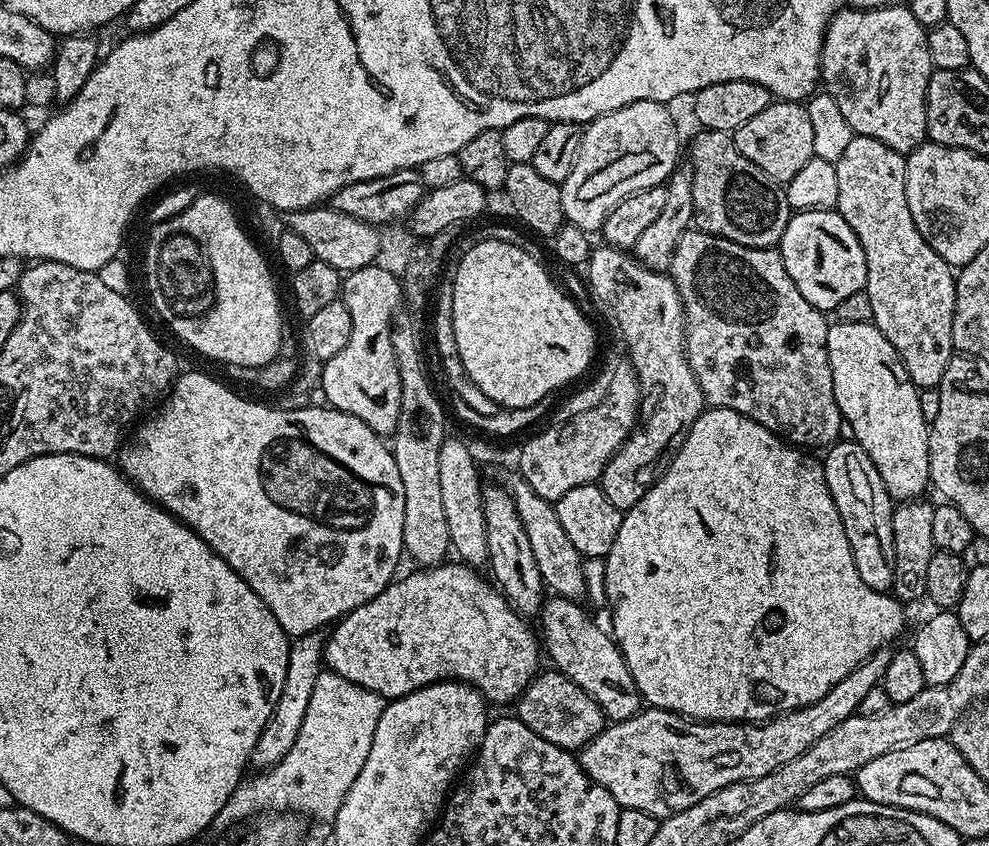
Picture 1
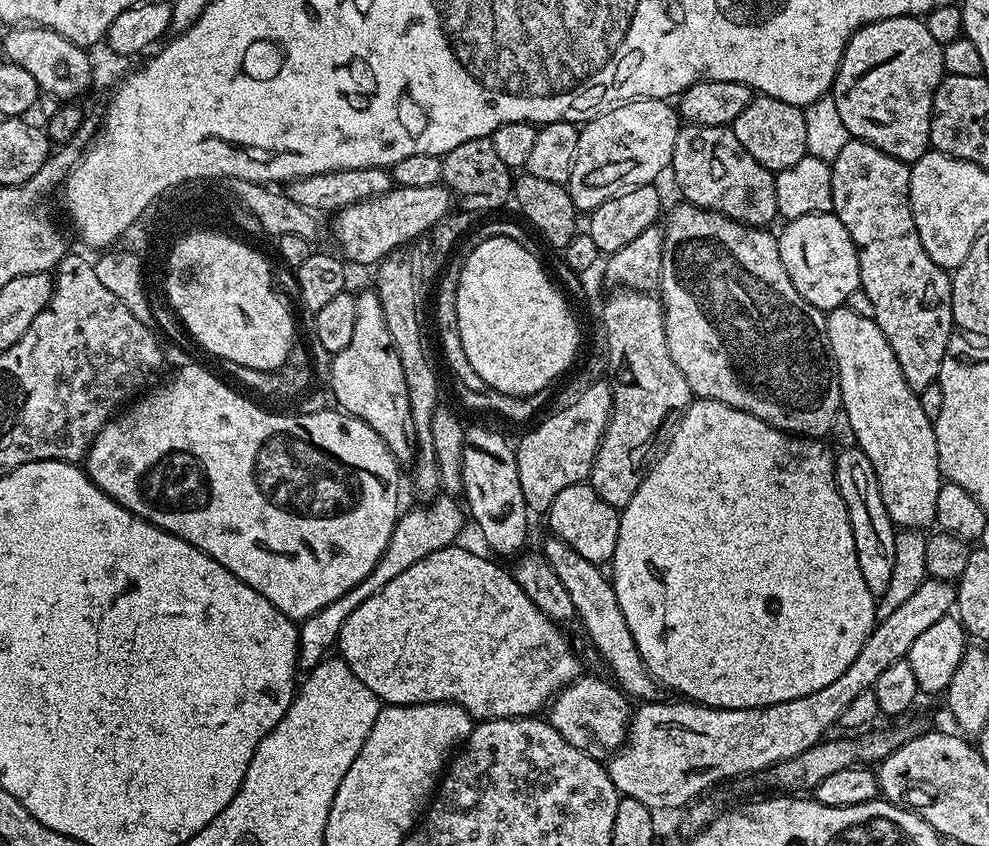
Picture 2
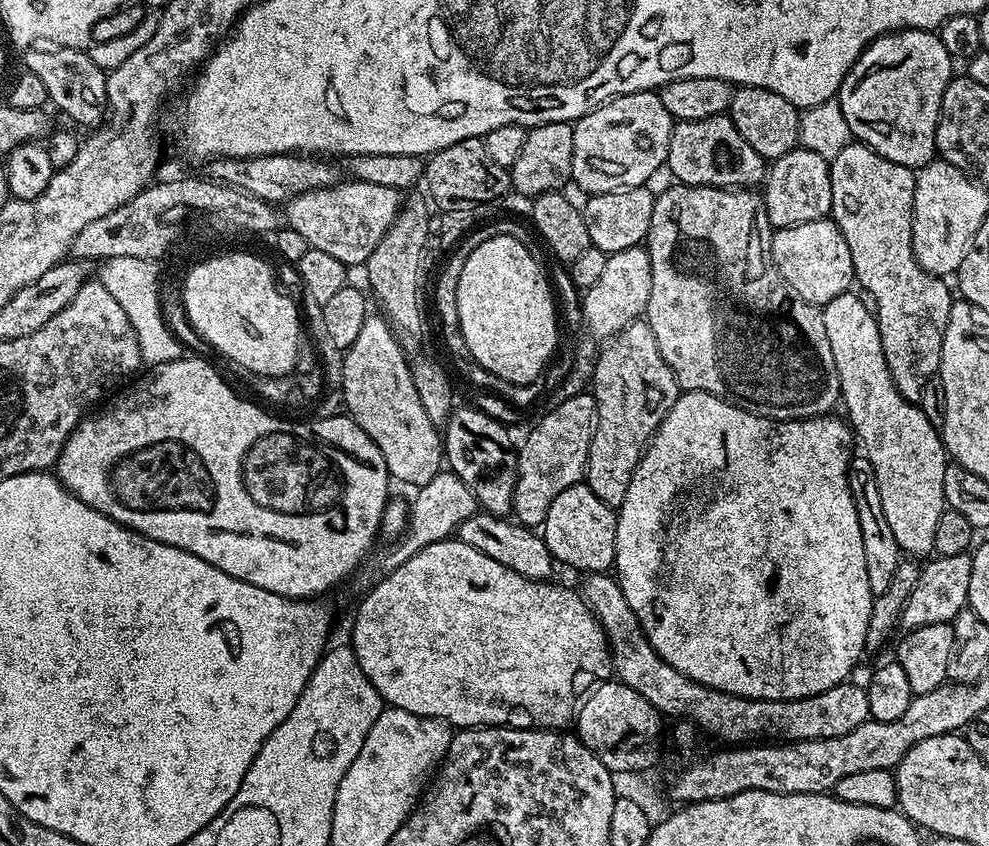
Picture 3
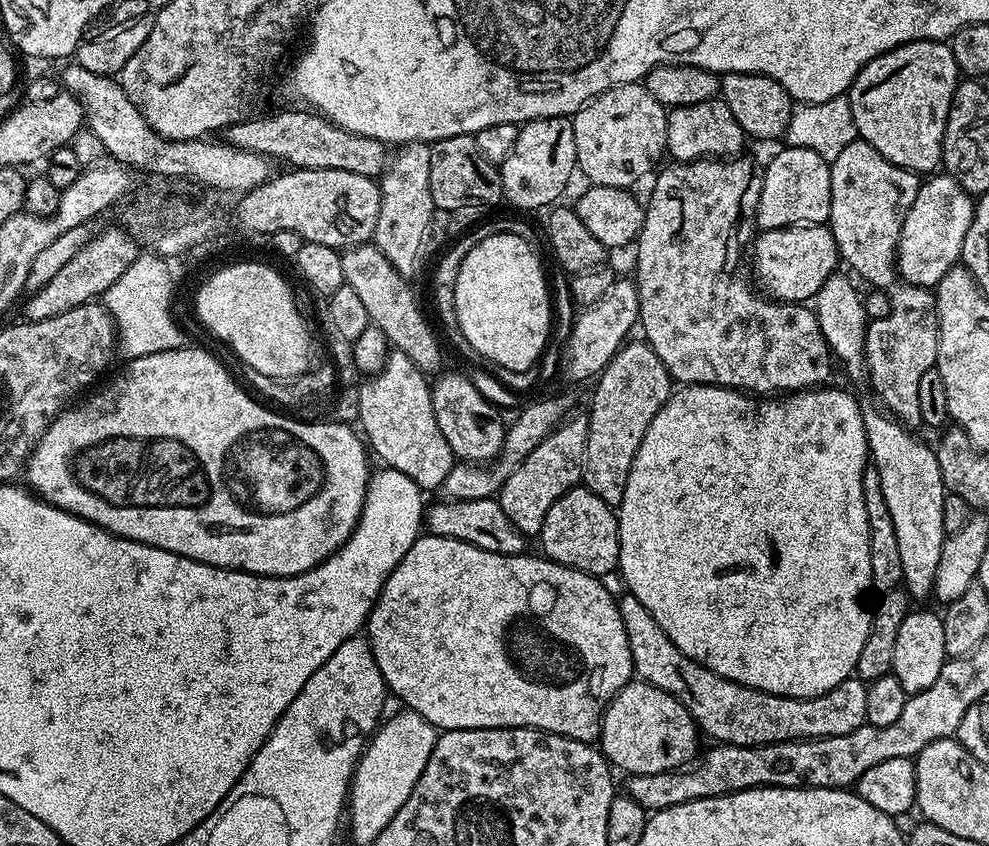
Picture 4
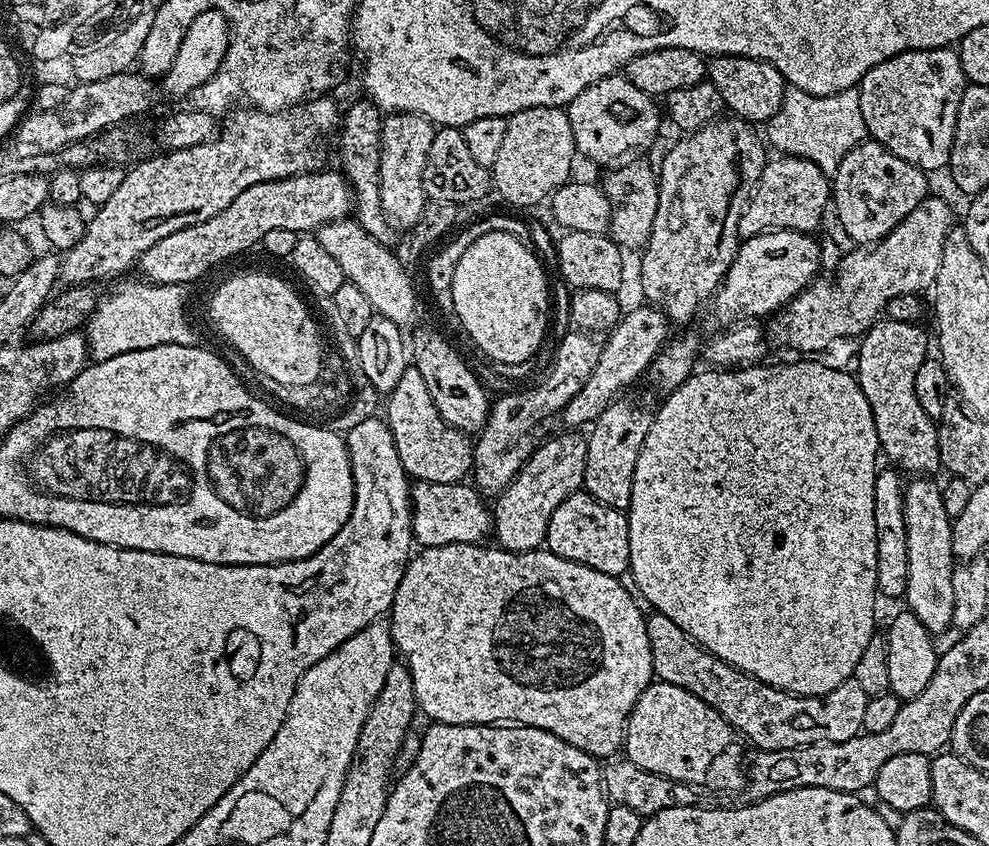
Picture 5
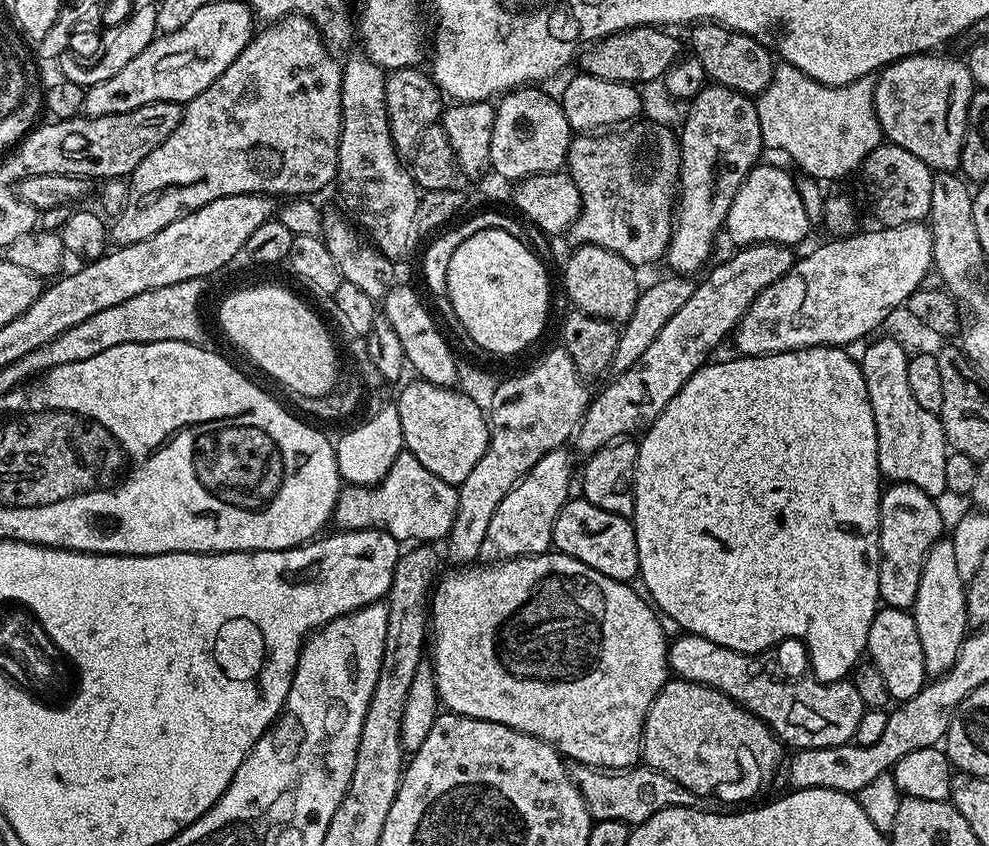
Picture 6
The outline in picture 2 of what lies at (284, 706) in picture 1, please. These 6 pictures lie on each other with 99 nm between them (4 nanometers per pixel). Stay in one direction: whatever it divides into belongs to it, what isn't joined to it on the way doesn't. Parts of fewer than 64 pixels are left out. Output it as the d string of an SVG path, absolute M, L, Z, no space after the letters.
M437 494L427 502L420 502L417 508L412 508L409 512L407 509L397 519L394 530L390 534L390 542L386 546L382 558L378 558L374 570L370 570L370 574L366 574L366 578L362 578L362 582L358 582L358 586L346 590L346 594L342 594L342 598L334 598L334 602L330 602L330 606L322 606L322 610L310 614L310 618L299 621L296 663L301 669L310 670L314 666L318 666L320 661L331 653L328 651L331 648L333 651L337 647L342 622L346 622L346 618L350 618L350 614L354 614L354 610L358 610L358 606L362 606L362 602L366 602L366 598L370 598L378 590L382 590L382 586L386 586L386 582L398 578L398 574L402 574L402 570L410 570L410 566L414 566L414 562L422 562L422 558L426 558L426 554L434 554L434 550L453 547L459 541L456 539L459 538L460 531L464 528L464 520L466 524L466 516L461 509L461 513L456 509L456 504L452 500L455 499L451 495Z

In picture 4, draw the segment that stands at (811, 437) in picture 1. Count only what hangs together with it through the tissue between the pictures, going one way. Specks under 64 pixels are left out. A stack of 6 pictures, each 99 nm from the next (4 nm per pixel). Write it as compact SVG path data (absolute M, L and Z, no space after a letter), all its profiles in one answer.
M740 154L735 158L692 160L688 164L672 162L669 163L669 168L657 178L656 185L652 188L652 197L646 200L642 230L634 241L634 249L636 248L634 283L640 295L638 324L641 329L644 327L643 339L652 347L654 354L658 354L662 366L666 366L668 375L677 385L716 384L720 388L734 388L745 394L787 394L815 390L831 381L828 379L832 376L832 364L834 365L832 350L828 347L826 338L820 333L815 311L800 302L771 299L761 294L755 287L752 289L748 284L736 284L736 267L739 266L740 259L744 256L744 247L747 244L749 247L754 236L758 198L762 194L762 182L764 181L761 165L756 165L750 157L744 155Z

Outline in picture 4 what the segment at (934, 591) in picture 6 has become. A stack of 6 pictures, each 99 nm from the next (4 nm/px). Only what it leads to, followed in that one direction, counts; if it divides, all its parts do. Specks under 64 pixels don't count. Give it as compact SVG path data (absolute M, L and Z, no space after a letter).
M879 411L864 412L866 442L870 463L878 470L878 478L882 478L886 510L890 510L894 535L898 537L904 575L902 584L913 601L929 599L934 570L938 570L938 558L942 558L946 539L942 526L942 506L946 495L942 470L938 470L936 449L931 443L923 444L915 431L905 428L887 411Z

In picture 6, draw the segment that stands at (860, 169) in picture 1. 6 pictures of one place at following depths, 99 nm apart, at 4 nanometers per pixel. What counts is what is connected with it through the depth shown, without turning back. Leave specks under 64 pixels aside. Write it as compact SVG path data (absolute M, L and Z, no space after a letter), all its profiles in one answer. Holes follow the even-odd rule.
M883 142L864 158L863 172L864 184L872 195L872 204L880 222L888 226L903 226L927 217L934 172L926 162L922 162L922 158L914 158L914 154L910 154L910 150L902 150L902 146ZM879 339L871 341L873 344L865 350L864 357L862 355L859 357L858 363L866 382L866 394L870 394L870 410L874 410L880 475L885 481L918 486L918 490L922 490L926 495L940 498L940 495L945 495L948 492L946 458L950 451L950 445L944 436L944 427L939 415L930 410L922 410L922 406L918 406L918 401L910 391L910 382L906 375L910 353L896 340Z

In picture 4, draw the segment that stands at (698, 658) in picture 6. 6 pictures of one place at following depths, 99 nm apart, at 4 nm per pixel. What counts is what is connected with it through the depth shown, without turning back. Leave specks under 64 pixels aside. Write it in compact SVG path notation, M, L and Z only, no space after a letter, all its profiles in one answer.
M630 594L619 597L620 613L622 614L622 626L626 626L626 638L630 642L630 654L632 655L632 671L645 684L652 684L658 690L666 690L690 714L696 719L696 725L705 737L713 736L713 741L720 744L741 744L753 748L755 744L780 744L784 740L820 740L824 736L845 736L854 730L858 730L866 723L866 684L859 678L843 680L834 690L830 690L821 696L815 696L809 700L799 700L793 696L775 696L762 690L754 690L750 686L742 686L733 680L722 678L714 674L705 664L694 662L666 638L666 630L654 622L650 610L638 602Z

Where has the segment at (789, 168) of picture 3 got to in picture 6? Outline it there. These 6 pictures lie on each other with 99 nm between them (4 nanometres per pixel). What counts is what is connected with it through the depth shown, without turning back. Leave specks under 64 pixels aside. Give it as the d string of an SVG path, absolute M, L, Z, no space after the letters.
M757 163L752 173L742 182L728 211L726 236L728 232L729 238L736 243L736 246L749 244L796 246L799 240L807 238L810 231L802 198L798 198L796 180L790 173L764 163Z

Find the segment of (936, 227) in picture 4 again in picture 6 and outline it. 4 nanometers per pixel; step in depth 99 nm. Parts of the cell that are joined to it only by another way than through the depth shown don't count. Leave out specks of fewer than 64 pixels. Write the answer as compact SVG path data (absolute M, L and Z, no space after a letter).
M909 222L903 226L880 226L877 232L859 232L832 238L836 240L814 249L801 260L799 257L781 280L766 286L736 326L735 351L742 356L769 356L775 352L797 352L799 348L823 344L852 346L848 344L863 336L871 337L871 332L876 332L896 307L907 305L910 296L921 289L928 272L930 276L934 268L931 227L924 222Z

